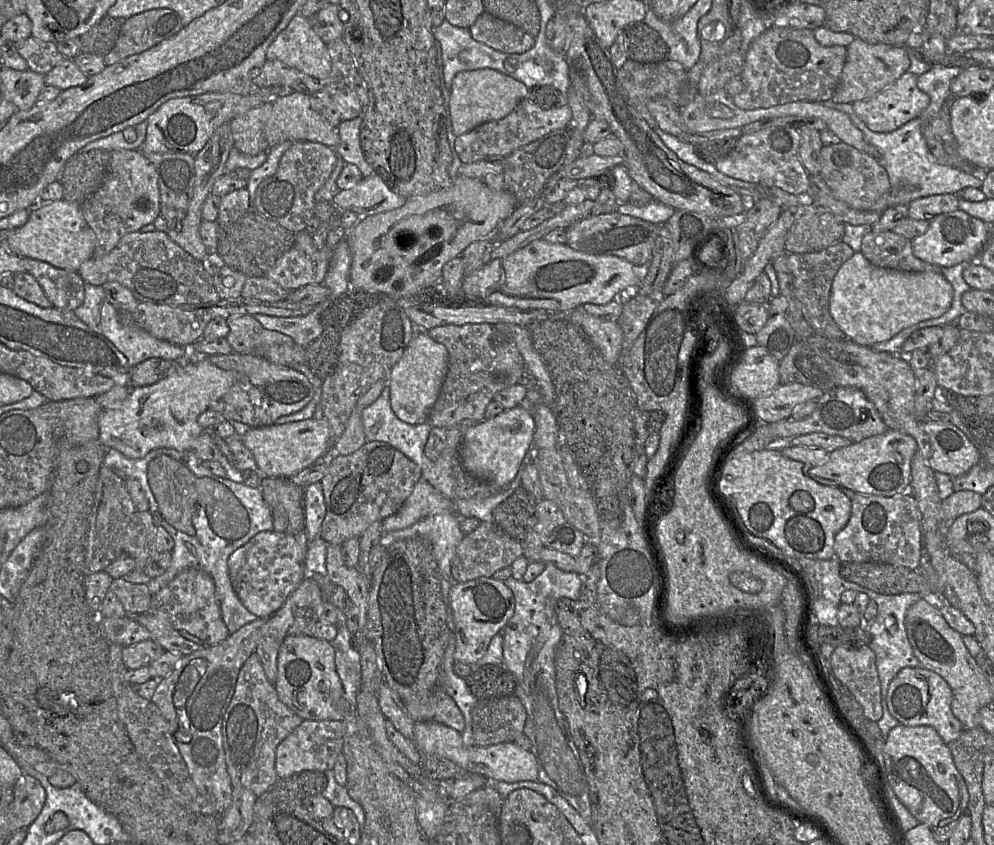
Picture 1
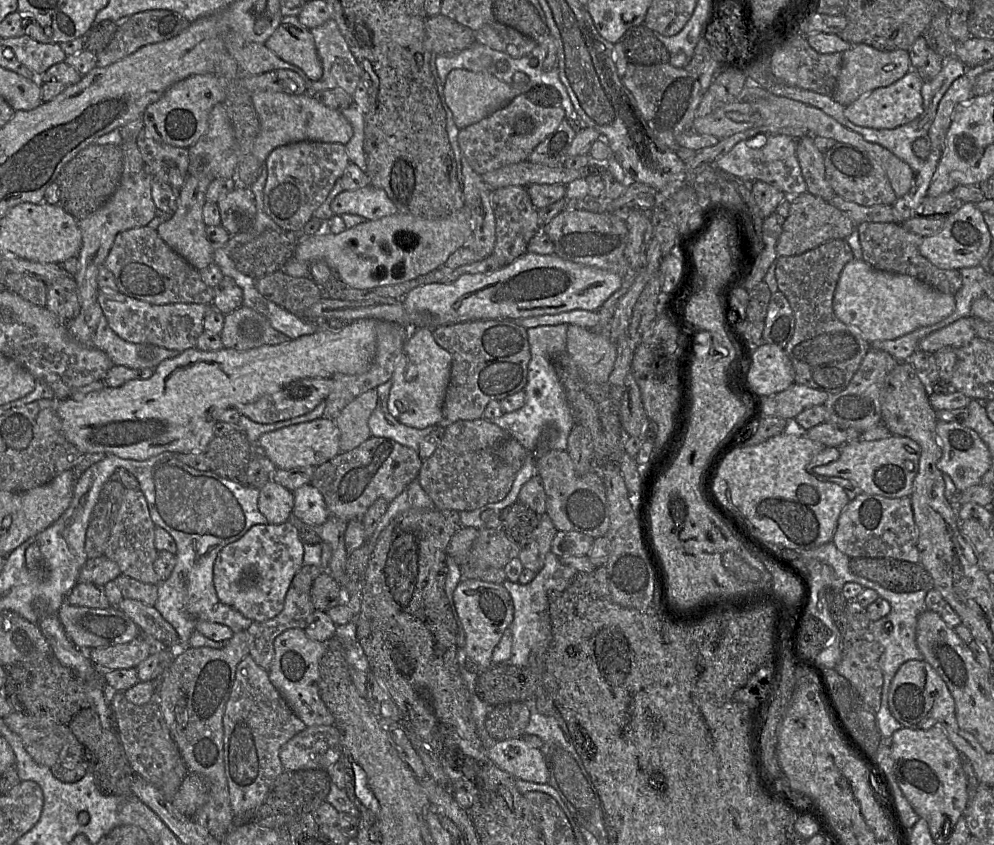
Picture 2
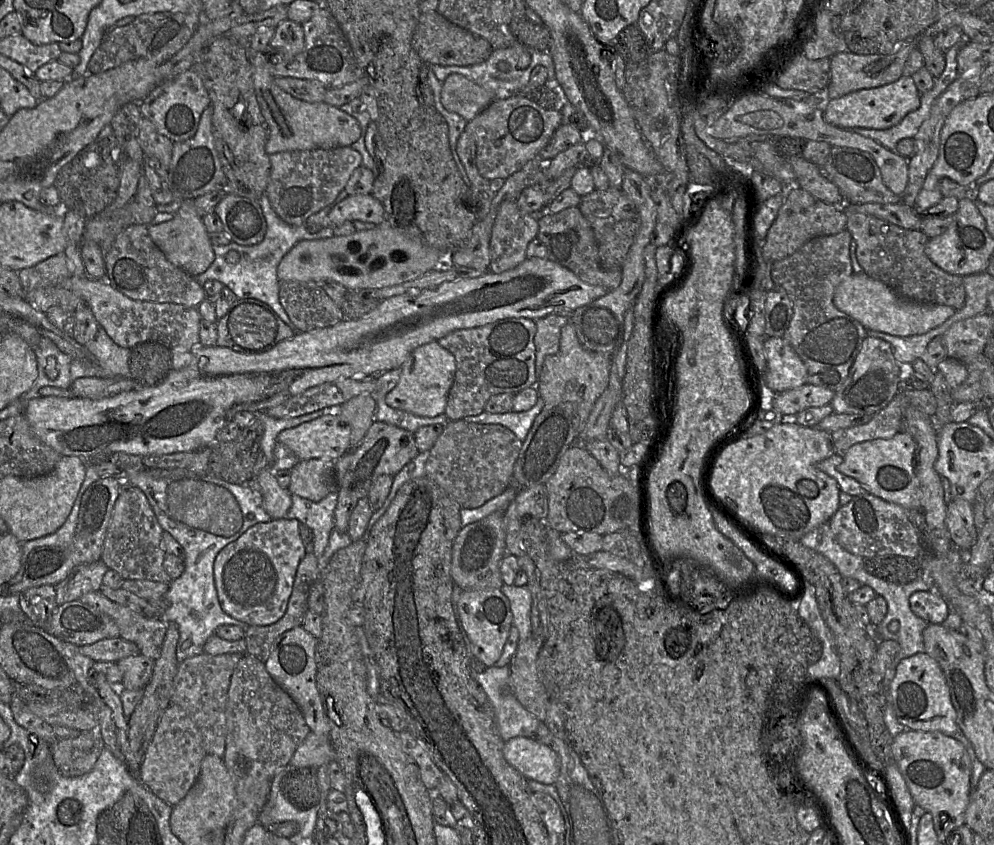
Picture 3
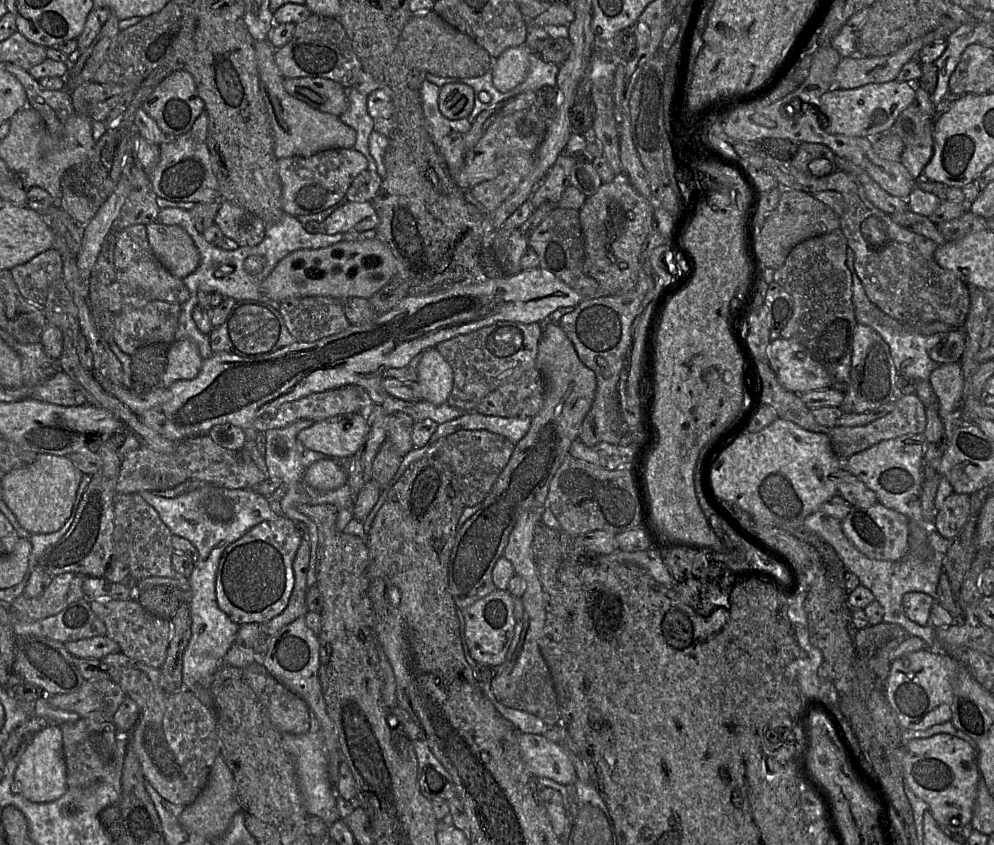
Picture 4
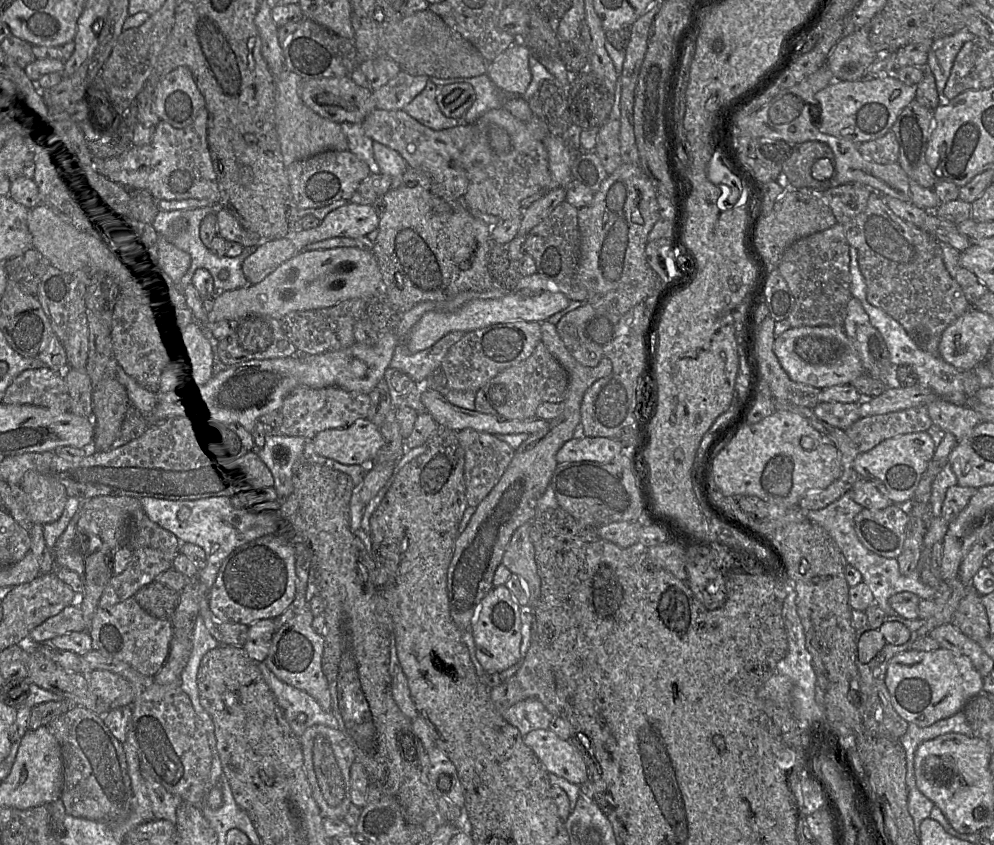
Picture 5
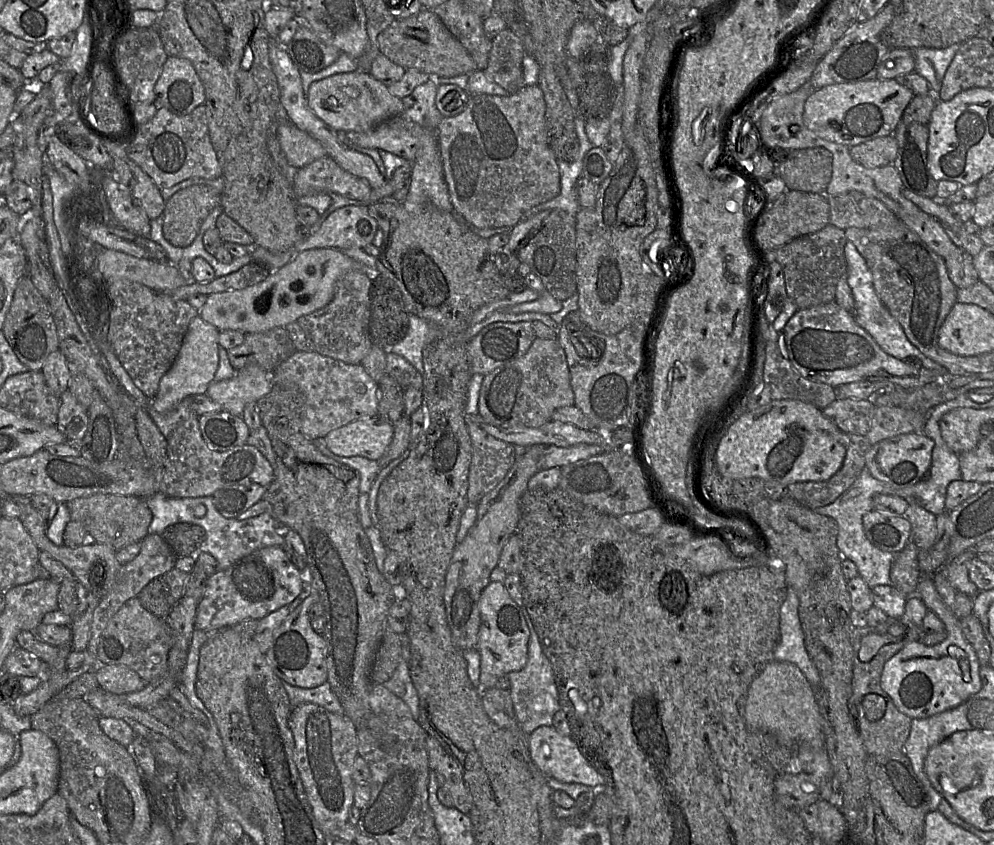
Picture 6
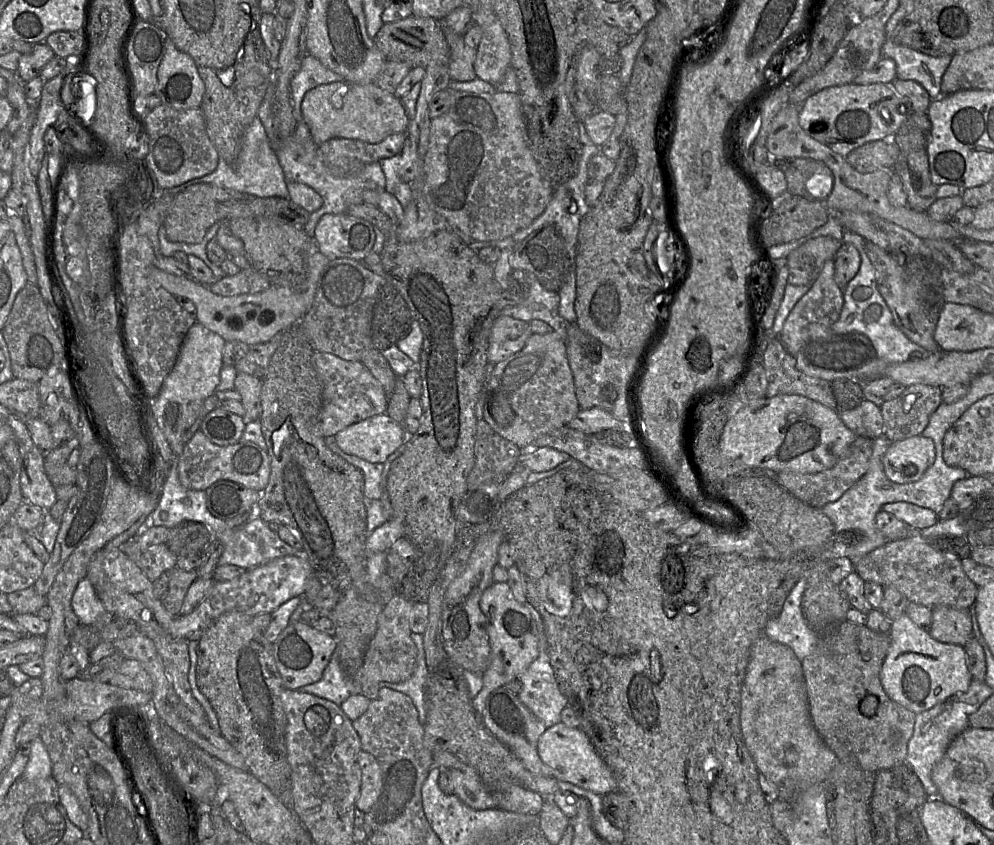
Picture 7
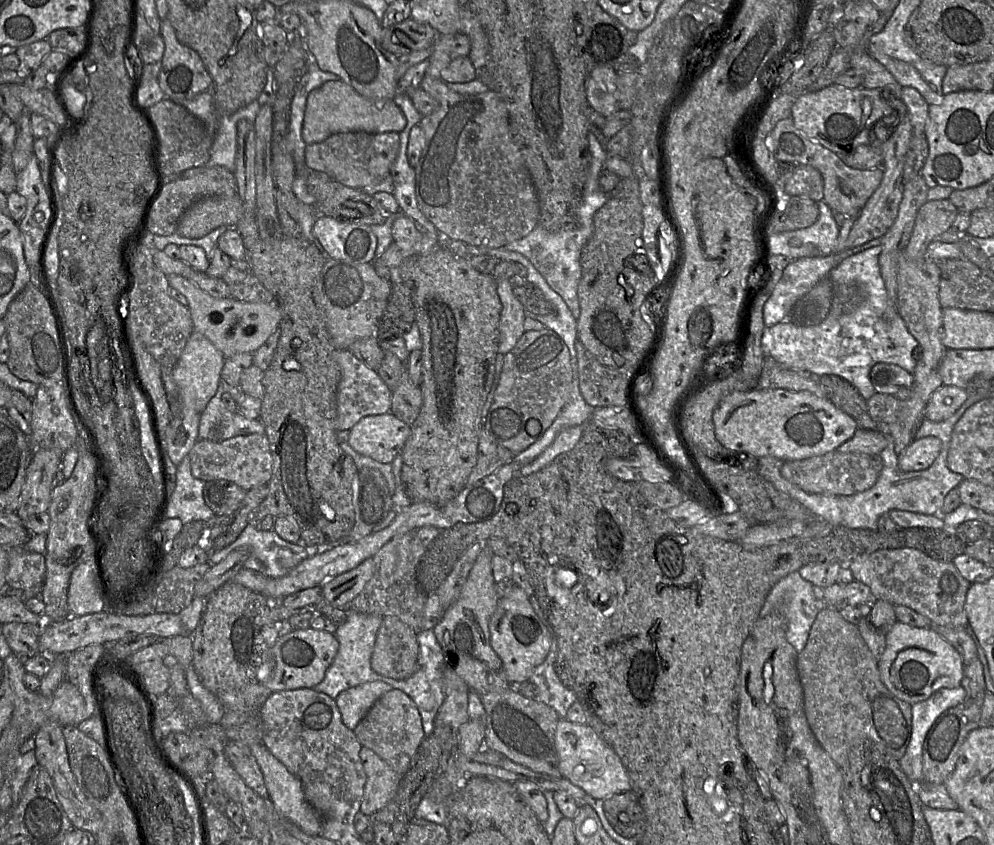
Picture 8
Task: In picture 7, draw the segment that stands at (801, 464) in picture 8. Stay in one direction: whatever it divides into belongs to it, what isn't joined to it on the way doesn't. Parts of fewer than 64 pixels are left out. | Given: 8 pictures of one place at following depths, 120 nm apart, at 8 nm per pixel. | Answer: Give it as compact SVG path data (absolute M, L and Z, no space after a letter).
M859 437L832 468L813 474L781 471L777 474L777 483L800 501L821 508L827 503L838 500L866 473L872 453L873 439Z

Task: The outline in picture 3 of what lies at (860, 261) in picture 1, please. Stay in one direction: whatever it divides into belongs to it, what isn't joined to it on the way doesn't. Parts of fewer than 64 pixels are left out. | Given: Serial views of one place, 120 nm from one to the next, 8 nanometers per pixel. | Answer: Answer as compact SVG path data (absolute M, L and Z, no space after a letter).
M864 272L853 273L845 278L836 287L833 302L838 310L860 322L867 330L899 337L925 334L944 323L956 311L947 305L926 304L904 299L884 282Z

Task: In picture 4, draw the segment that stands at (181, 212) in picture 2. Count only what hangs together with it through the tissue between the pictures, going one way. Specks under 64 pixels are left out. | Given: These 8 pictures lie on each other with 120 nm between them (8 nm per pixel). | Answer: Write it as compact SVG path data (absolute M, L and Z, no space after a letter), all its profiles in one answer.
M158 222L146 227L148 241L156 258L172 275L184 279L197 269L199 251L182 227Z

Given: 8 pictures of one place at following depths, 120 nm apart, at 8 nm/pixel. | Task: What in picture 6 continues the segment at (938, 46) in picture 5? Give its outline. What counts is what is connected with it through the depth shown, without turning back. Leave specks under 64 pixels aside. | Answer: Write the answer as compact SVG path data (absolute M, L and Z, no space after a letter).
M956 43L943 49L910 49L915 59L914 71L928 81L931 92L935 95L940 91L946 70L960 45L961 43Z

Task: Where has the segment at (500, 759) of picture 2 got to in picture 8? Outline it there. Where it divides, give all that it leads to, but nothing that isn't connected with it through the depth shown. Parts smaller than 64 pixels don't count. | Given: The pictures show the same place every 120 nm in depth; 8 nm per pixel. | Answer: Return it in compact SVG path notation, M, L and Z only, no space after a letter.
M559 721L555 732L558 768L563 778L590 797L603 800L632 790L630 777L613 749L588 724Z

